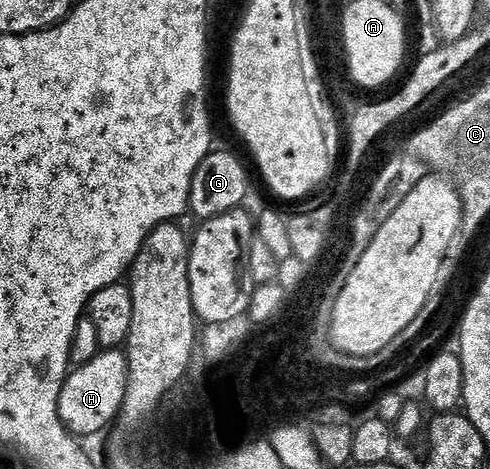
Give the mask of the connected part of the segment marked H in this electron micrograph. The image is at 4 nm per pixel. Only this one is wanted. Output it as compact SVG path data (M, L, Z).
M105 349L86 365L75 367L61 386L57 412L65 428L77 438L92 436L117 419L127 388L127 358L121 349Z

